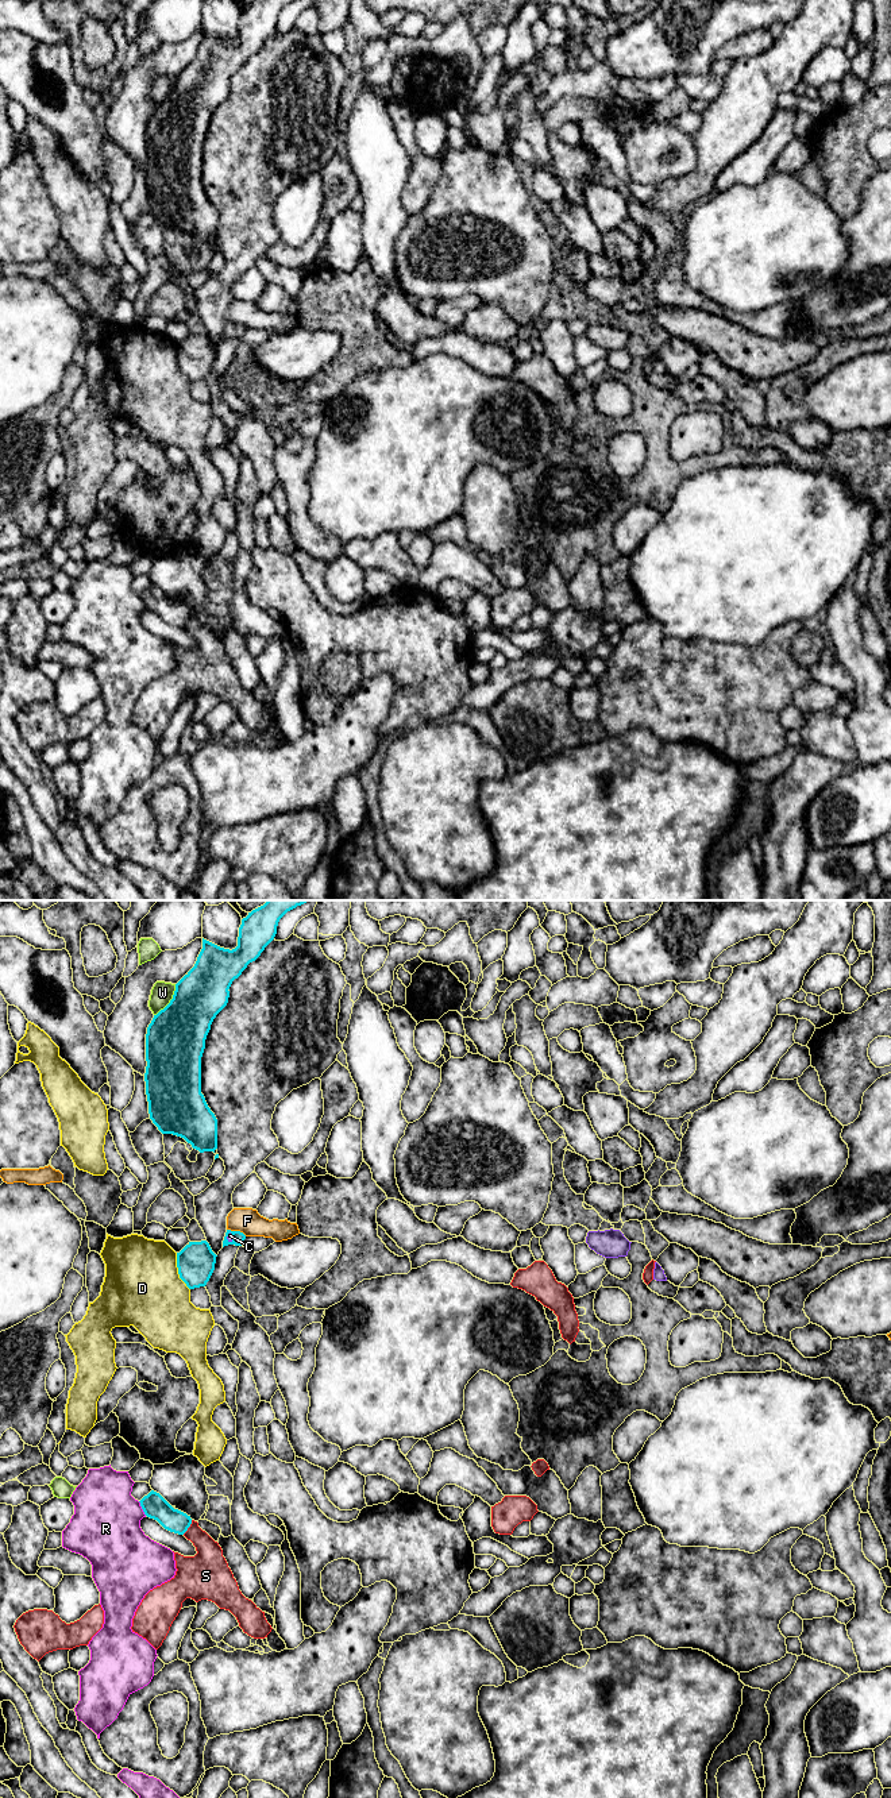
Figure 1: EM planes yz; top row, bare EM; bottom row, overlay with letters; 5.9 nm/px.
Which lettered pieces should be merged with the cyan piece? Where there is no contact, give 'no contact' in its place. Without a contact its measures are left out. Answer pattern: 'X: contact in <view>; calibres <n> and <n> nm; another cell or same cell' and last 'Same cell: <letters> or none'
C: contact in yz; calibres 80 and 30 nm; same cell
D: contact in yz; calibres 220 and 460 nm; another cell
F: contact in yz; calibres 80 and 160 nm; another cell
R: contact in yz; calibres 150 and 420 nm; another cell
S: contact in yz; calibres 150 and 180 nm; another cell
W: contact in yz; calibres 360 and 130 nm; another cell
Same cell: C

